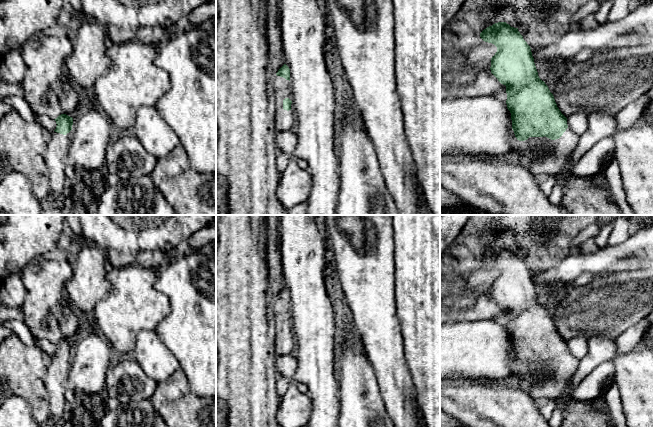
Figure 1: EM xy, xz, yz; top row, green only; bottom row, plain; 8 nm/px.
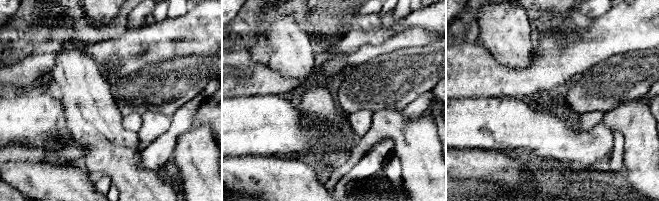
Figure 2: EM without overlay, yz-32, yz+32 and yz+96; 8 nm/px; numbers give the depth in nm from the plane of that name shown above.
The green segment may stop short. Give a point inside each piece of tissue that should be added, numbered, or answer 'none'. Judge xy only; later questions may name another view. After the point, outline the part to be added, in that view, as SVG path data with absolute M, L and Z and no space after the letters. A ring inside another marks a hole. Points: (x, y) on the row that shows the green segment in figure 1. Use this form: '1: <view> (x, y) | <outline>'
1: xy (56, 156) | M72 130L66 135L53 131L44 154L50 178L50 192L55 196L55 201L51 205L57 208L67 208L63 194L67 179L64 170L69 162L68 150L71 136Z

